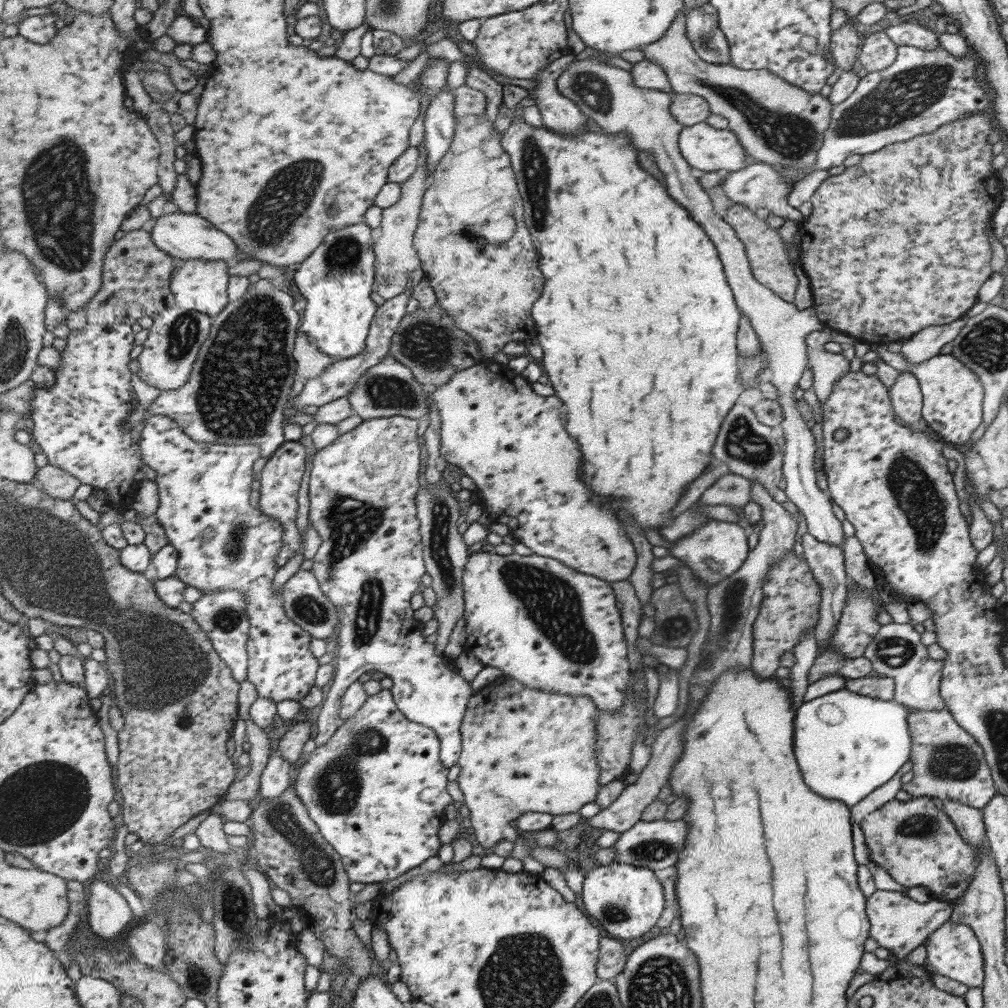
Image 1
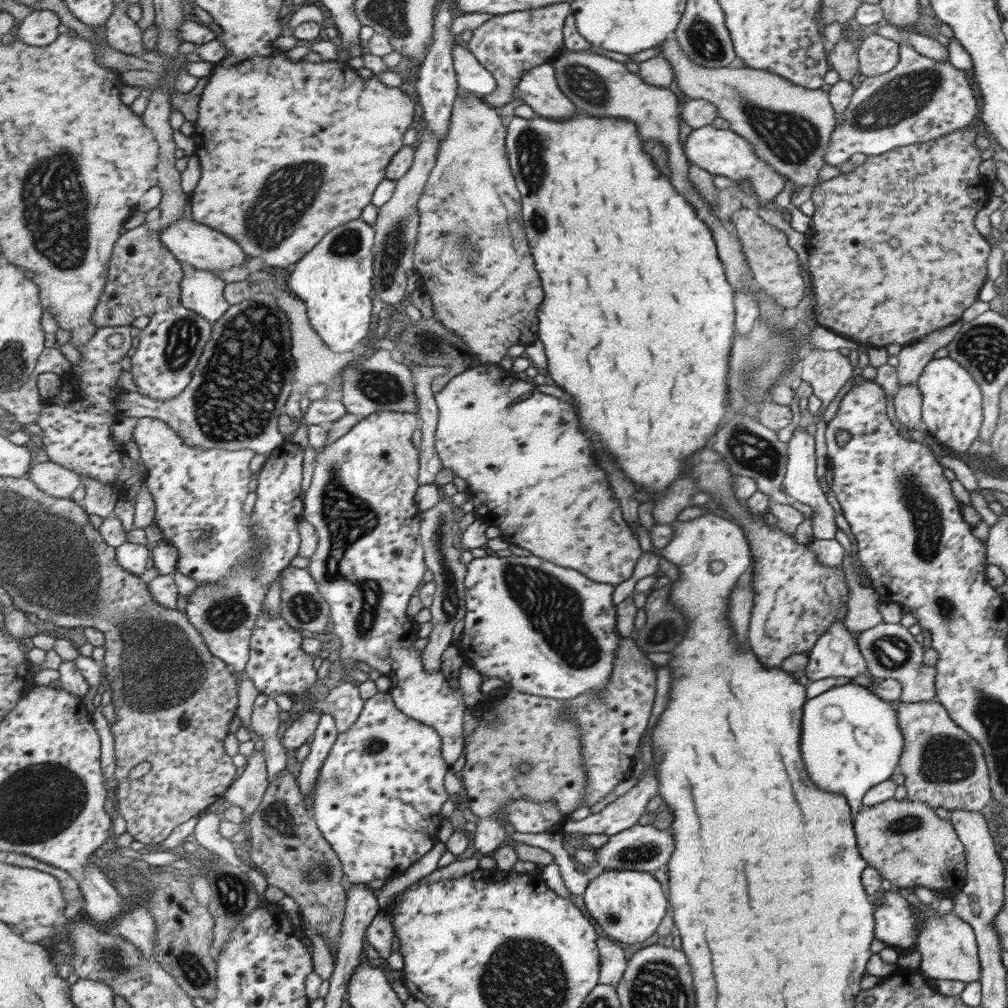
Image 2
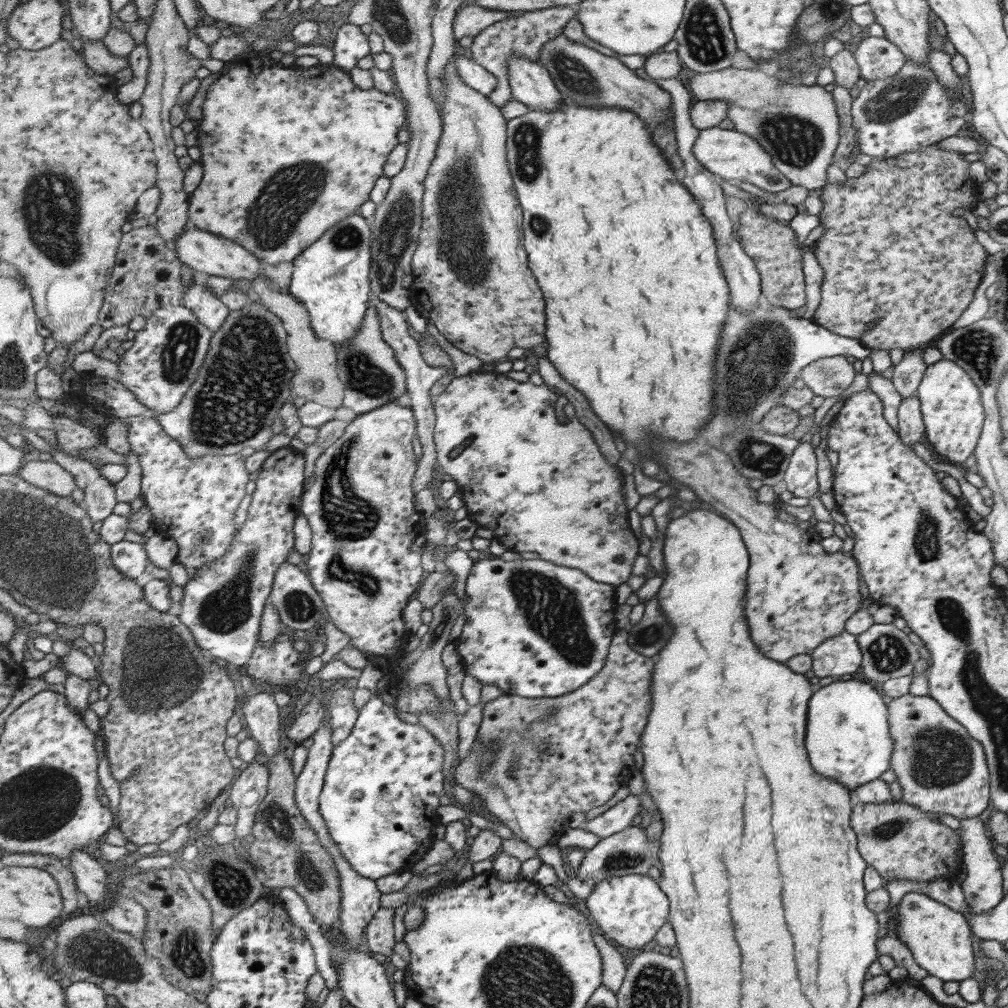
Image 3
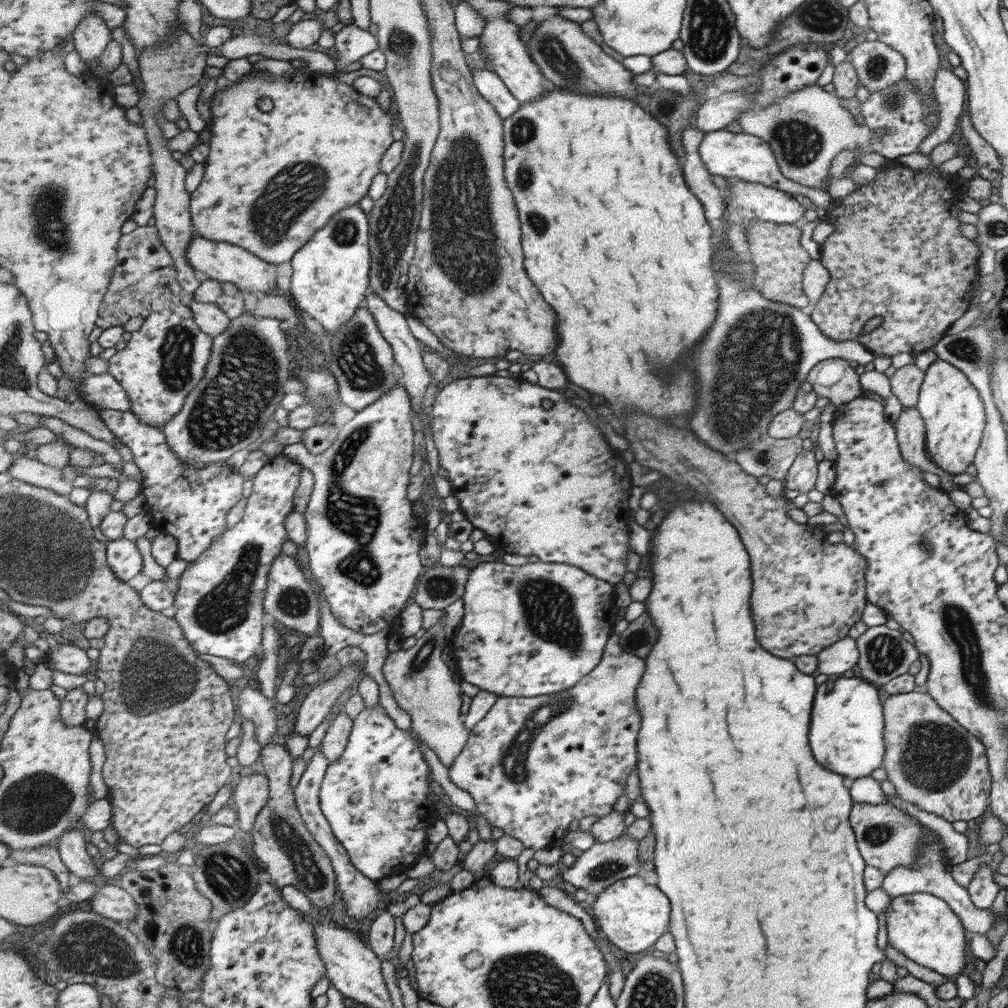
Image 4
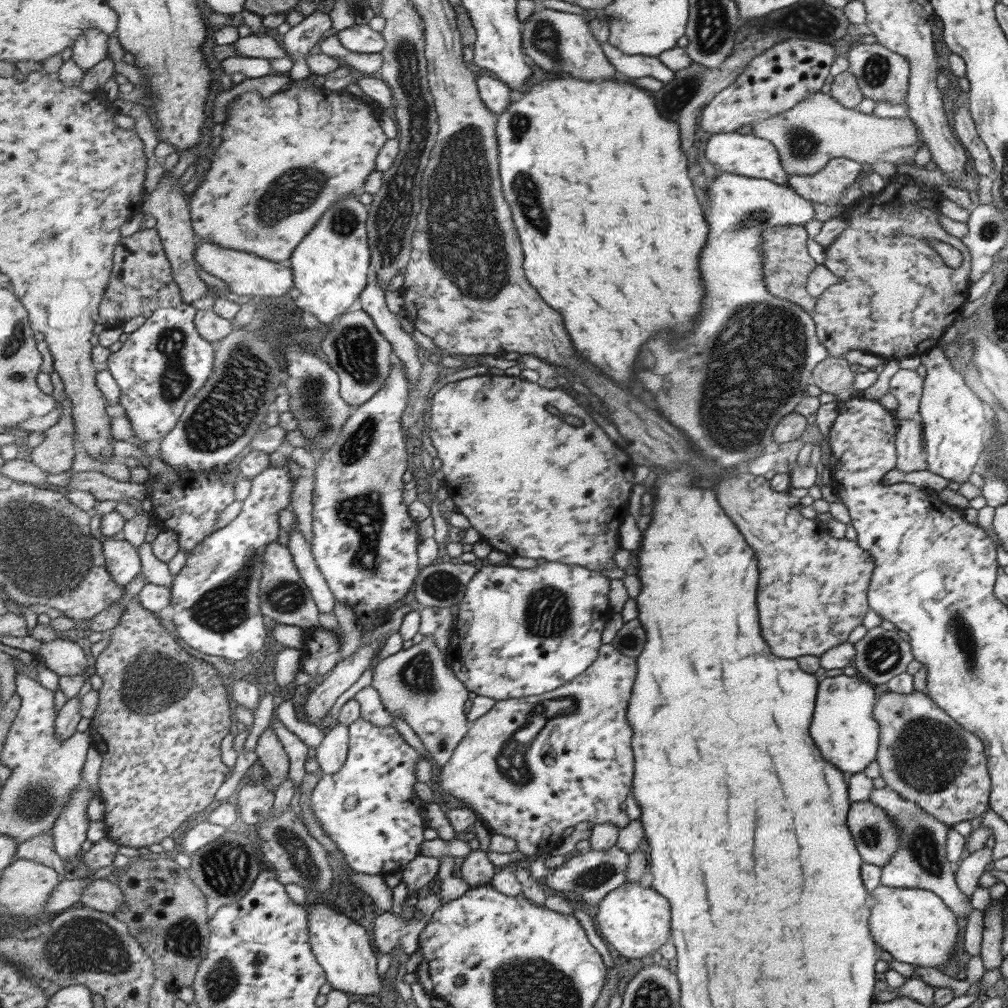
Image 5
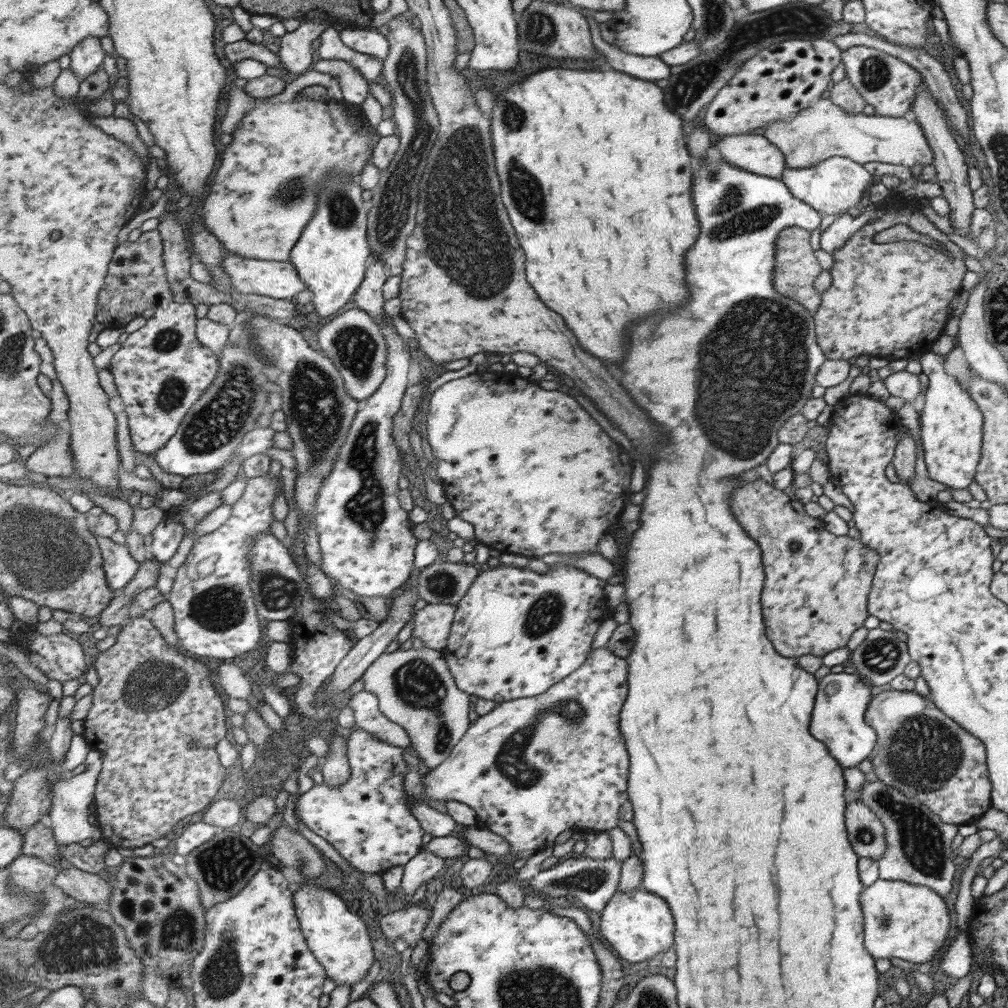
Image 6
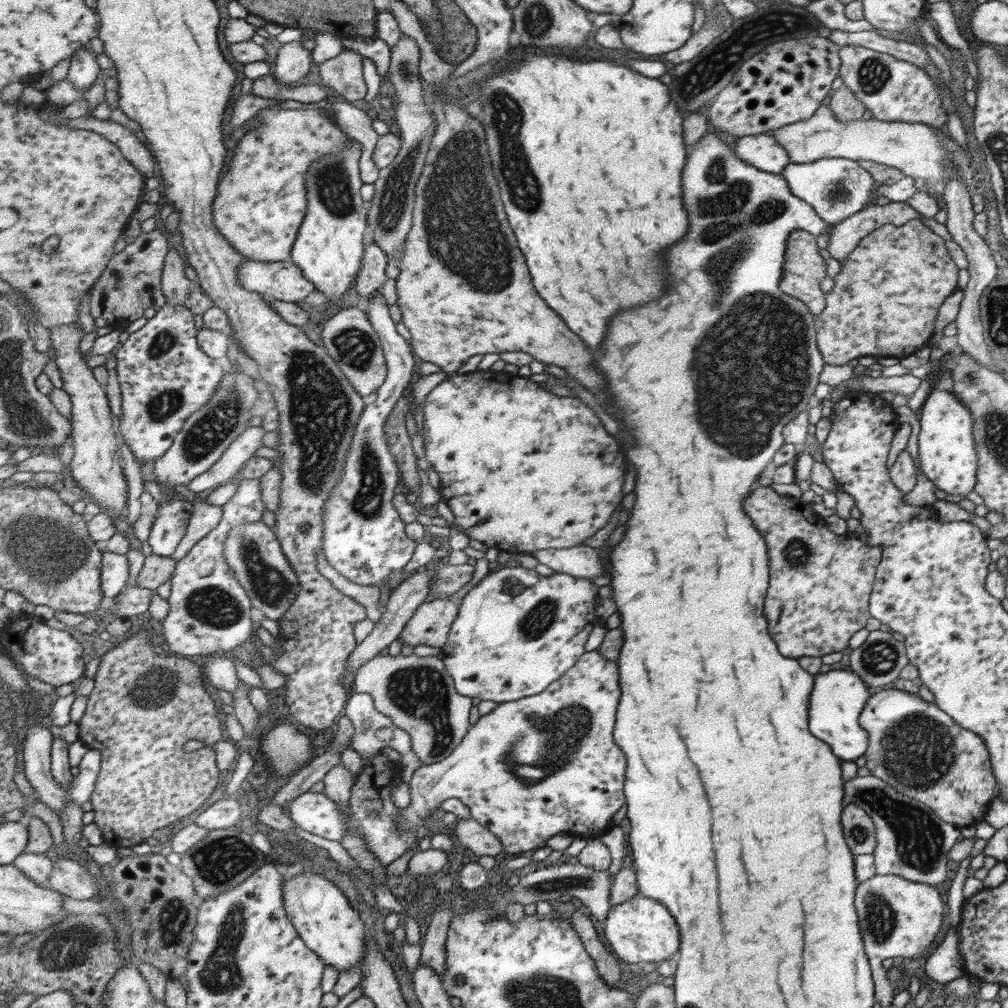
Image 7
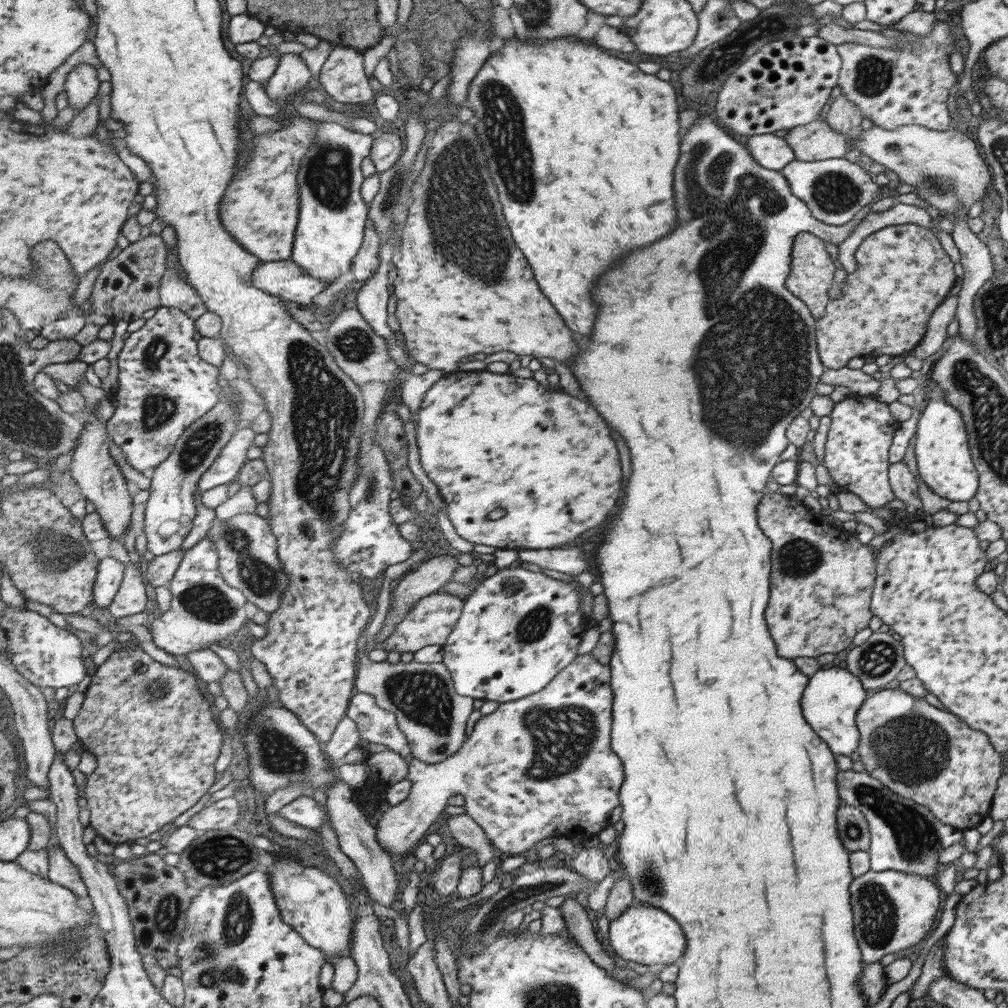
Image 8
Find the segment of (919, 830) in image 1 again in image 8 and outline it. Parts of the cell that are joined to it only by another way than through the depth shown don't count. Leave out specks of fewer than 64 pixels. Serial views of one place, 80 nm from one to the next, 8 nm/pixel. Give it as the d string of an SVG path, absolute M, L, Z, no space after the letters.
M844 805L836 810L837 834L849 852L866 851L869 844L867 821L860 810Z

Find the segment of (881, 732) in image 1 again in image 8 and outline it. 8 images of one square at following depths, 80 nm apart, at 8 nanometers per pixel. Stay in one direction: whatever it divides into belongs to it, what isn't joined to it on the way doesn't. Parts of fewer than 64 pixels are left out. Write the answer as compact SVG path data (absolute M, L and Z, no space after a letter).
M820 668L808 677L798 701L803 719L813 734L821 738L834 755L849 756L851 752L856 751L859 742L855 715L869 693L862 687L859 679L855 678L847 669Z

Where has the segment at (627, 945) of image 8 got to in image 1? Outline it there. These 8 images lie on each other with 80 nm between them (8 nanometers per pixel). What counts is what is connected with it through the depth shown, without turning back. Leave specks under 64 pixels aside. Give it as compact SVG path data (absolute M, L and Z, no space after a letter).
M615 862L595 867L586 874L582 902L588 914L596 918L609 934L625 940L635 940L635 938L641 938L647 932L651 932L653 926L658 924L667 905L663 883L653 870Z

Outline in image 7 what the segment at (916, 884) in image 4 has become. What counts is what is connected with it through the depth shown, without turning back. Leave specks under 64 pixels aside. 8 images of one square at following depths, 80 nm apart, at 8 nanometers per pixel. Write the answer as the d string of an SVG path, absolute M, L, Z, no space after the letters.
M857 776L842 782L849 802L865 811L872 820L875 846L872 852L875 874L896 874L911 882L922 882L942 891L947 878L947 851L957 842L959 828L943 822L928 806L909 798L879 778Z

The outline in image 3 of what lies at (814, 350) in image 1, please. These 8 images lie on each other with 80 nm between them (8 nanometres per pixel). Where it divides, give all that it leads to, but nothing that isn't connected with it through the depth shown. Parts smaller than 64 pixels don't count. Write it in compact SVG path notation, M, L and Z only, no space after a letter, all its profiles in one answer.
M845 356L817 358L800 370L798 378L815 396L844 400L843 392L851 386L855 370Z

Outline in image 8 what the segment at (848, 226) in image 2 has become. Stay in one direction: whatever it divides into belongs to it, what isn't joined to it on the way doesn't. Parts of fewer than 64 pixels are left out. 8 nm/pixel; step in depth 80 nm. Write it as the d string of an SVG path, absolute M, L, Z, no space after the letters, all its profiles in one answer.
M900 224L880 228L868 235L855 250L855 270L847 274L845 282L836 284L840 296L831 298L824 315L815 321L816 351L825 369L845 367L853 356L888 354L899 357L909 354L921 342L931 313L944 300L956 277L953 263L929 229Z

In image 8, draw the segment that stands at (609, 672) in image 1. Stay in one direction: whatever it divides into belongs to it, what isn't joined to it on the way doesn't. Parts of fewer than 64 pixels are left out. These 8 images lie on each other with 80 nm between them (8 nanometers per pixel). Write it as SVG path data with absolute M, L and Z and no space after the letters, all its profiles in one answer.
M514 566L484 578L465 600L462 618L444 645L444 664L451 672L456 691L474 699L508 703L541 692L578 658L579 644L589 630L581 602L585 588L574 582L551 578L528 568Z

